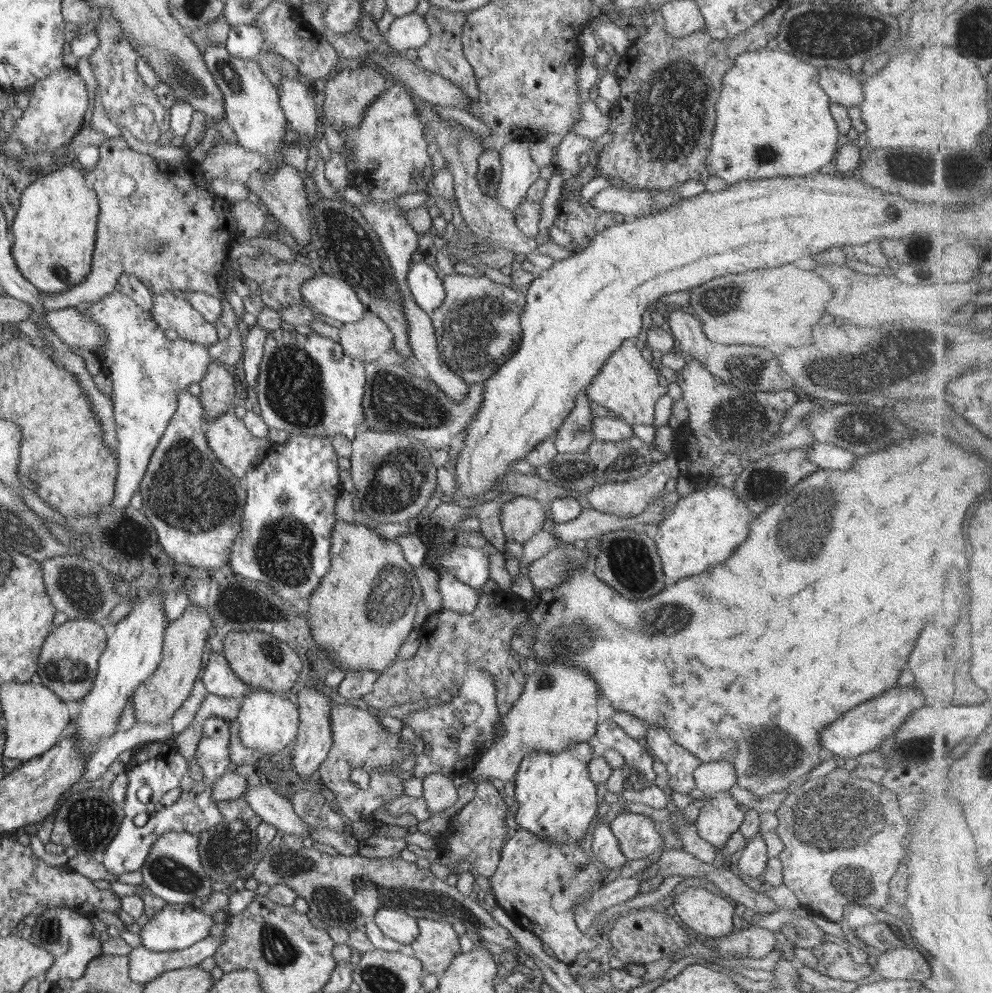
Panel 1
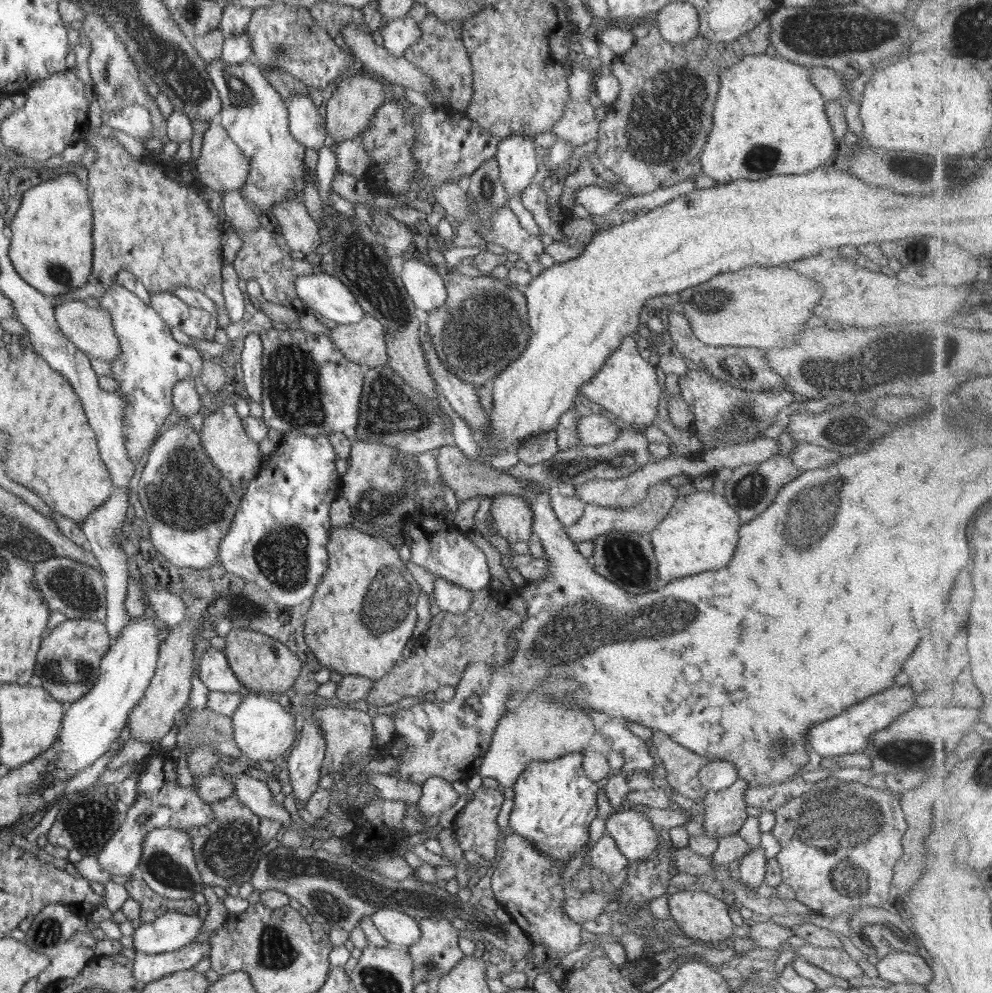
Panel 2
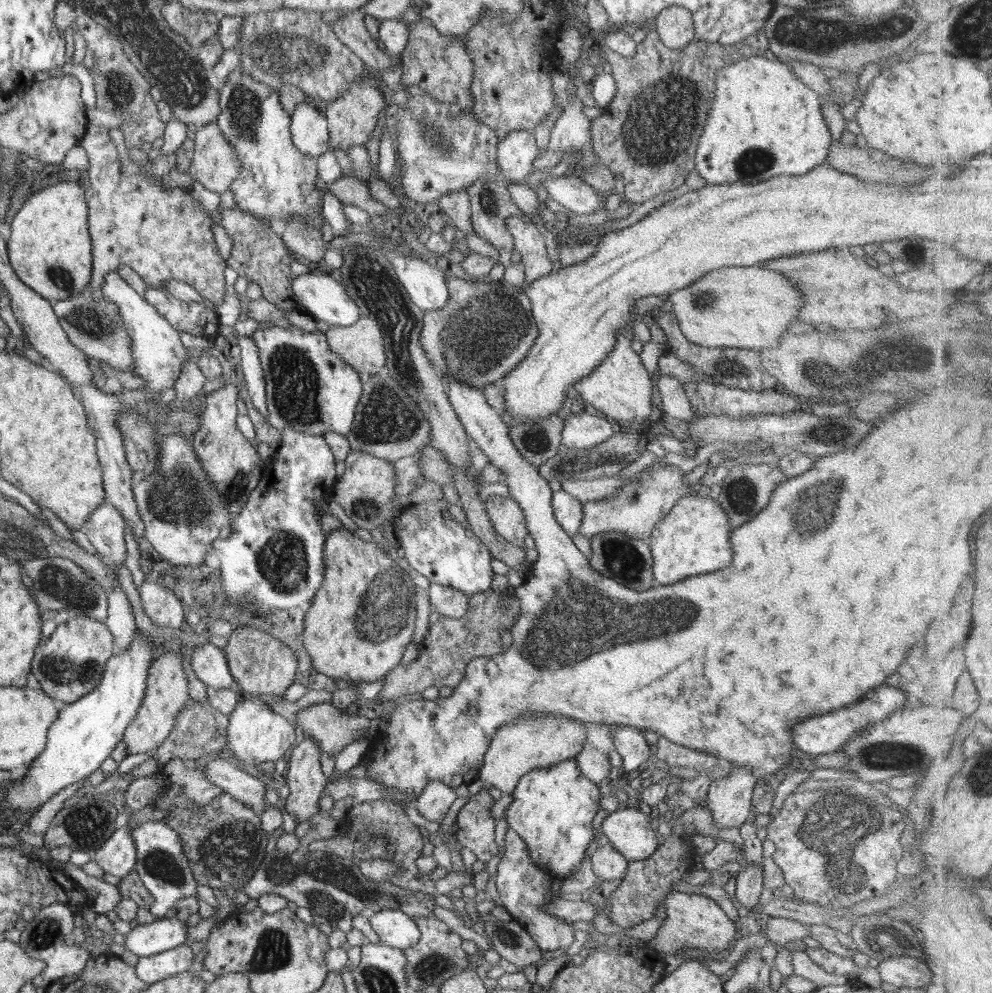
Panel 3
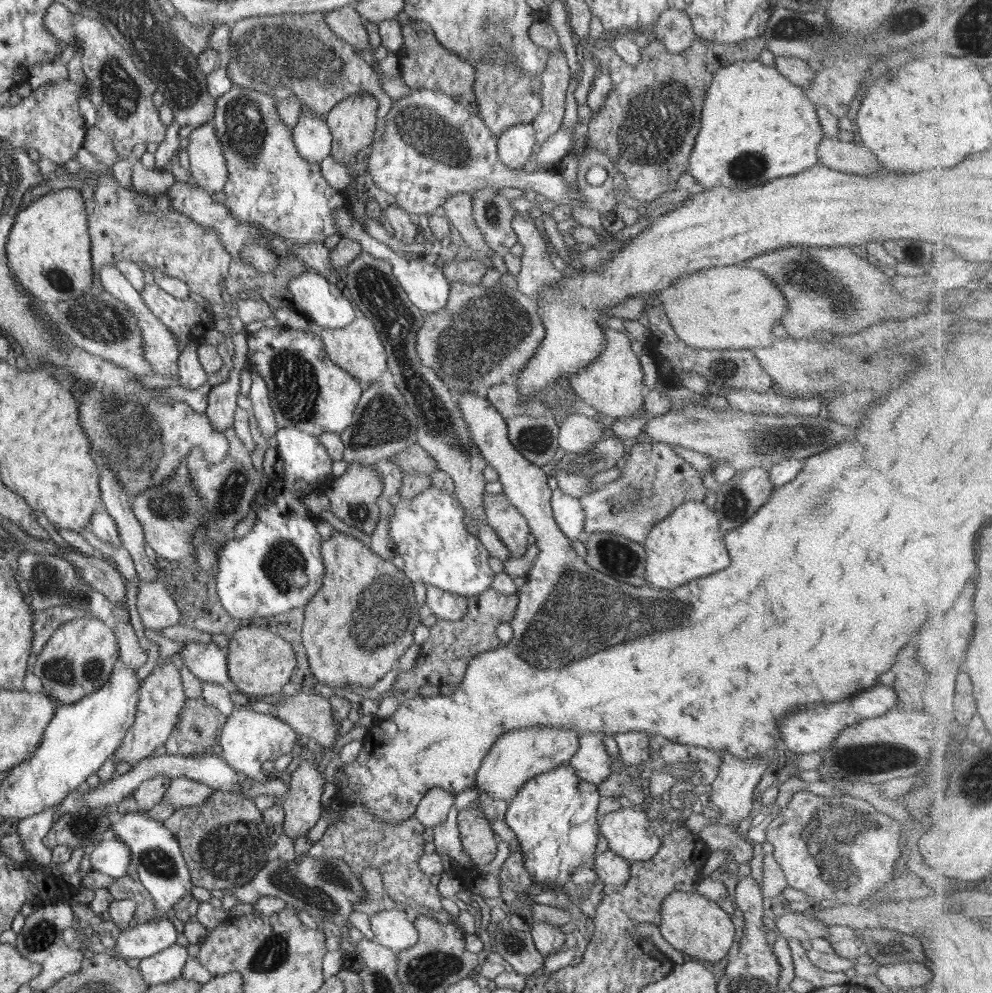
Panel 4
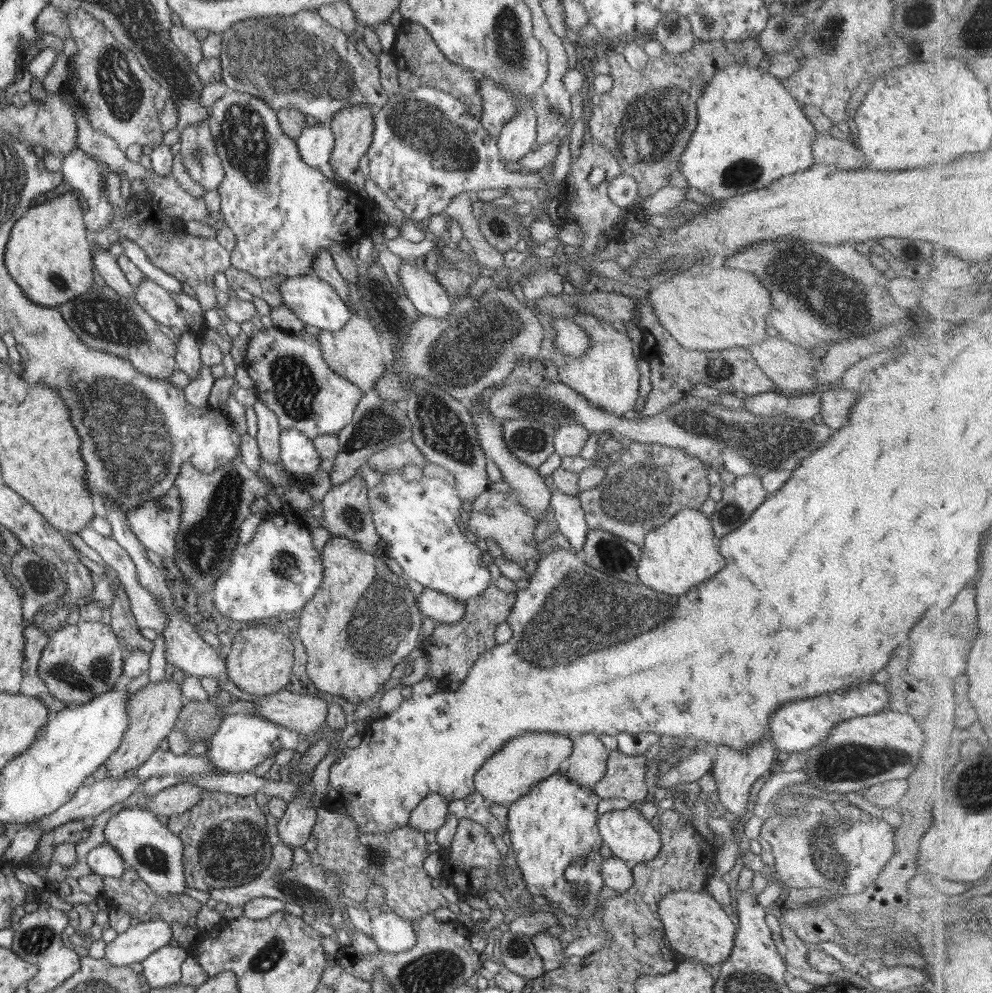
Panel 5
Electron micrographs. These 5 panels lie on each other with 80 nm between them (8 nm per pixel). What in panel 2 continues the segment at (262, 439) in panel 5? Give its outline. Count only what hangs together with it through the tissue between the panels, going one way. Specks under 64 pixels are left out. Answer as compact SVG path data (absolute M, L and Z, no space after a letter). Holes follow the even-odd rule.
M251 333L244 338L241 352L242 376L246 392L252 401L262 400L262 339L259 334Z

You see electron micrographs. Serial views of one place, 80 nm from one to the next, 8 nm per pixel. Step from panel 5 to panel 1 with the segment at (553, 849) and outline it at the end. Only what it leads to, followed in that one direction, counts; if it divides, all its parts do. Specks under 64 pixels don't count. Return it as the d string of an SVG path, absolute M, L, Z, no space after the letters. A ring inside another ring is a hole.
M580 742L574 746L568 746L560 754L546 754L546 752L532 752L521 758L515 776L514 798L519 804L516 813L516 823L520 829L536 833L546 837L549 841L557 845L567 845L575 843L584 838L590 821L597 814L596 804L597 784L592 782L589 775L588 763L594 758L594 750L587 742Z

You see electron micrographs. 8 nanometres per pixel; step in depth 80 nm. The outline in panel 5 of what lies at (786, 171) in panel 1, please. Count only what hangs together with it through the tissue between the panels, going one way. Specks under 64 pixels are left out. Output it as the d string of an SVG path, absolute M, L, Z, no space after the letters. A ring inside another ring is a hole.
M729 60L726 66L716 70L711 82L707 84L698 98L700 98L700 100L697 99L696 101L698 102L698 128L692 133L684 153L680 157L679 171L686 178L689 188L694 187L714 199L732 198L732 196L738 196L738 194L748 194L748 192L754 192L754 190L762 190L772 185L772 182L780 180L780 178L805 171L816 164L812 148L810 148L817 136L816 128L808 120L808 116L804 114L803 104L798 102L793 97L793 94L782 84L781 79L774 76L770 71L764 72L760 67L753 68L741 61L733 62Z

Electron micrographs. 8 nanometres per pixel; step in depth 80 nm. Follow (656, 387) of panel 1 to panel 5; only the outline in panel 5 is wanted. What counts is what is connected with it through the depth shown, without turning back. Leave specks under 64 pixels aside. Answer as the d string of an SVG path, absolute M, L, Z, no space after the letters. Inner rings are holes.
M542 311L537 312L537 315L546 334L548 334L541 342L542 351L558 367L558 374L562 383L581 394L592 405L606 412L622 416L625 412L634 409L638 400L640 373L636 367L637 358L634 357L632 340L626 332L622 334L620 344L614 344L614 346L610 344L604 348L589 348L584 356L567 356L567 354L561 354L559 348L553 346L552 338L554 338L555 332L551 328L552 317Z

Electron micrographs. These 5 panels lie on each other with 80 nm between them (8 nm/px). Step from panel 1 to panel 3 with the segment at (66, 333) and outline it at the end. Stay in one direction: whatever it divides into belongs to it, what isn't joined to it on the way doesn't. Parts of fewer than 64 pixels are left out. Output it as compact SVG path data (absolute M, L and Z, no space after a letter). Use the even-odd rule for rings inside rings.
M91 291L54 303L55 313L58 315L67 337L90 360L106 362L114 369L128 371L133 367L130 337L117 308L117 304L106 300L105 297L98 298L98 300L92 298Z

